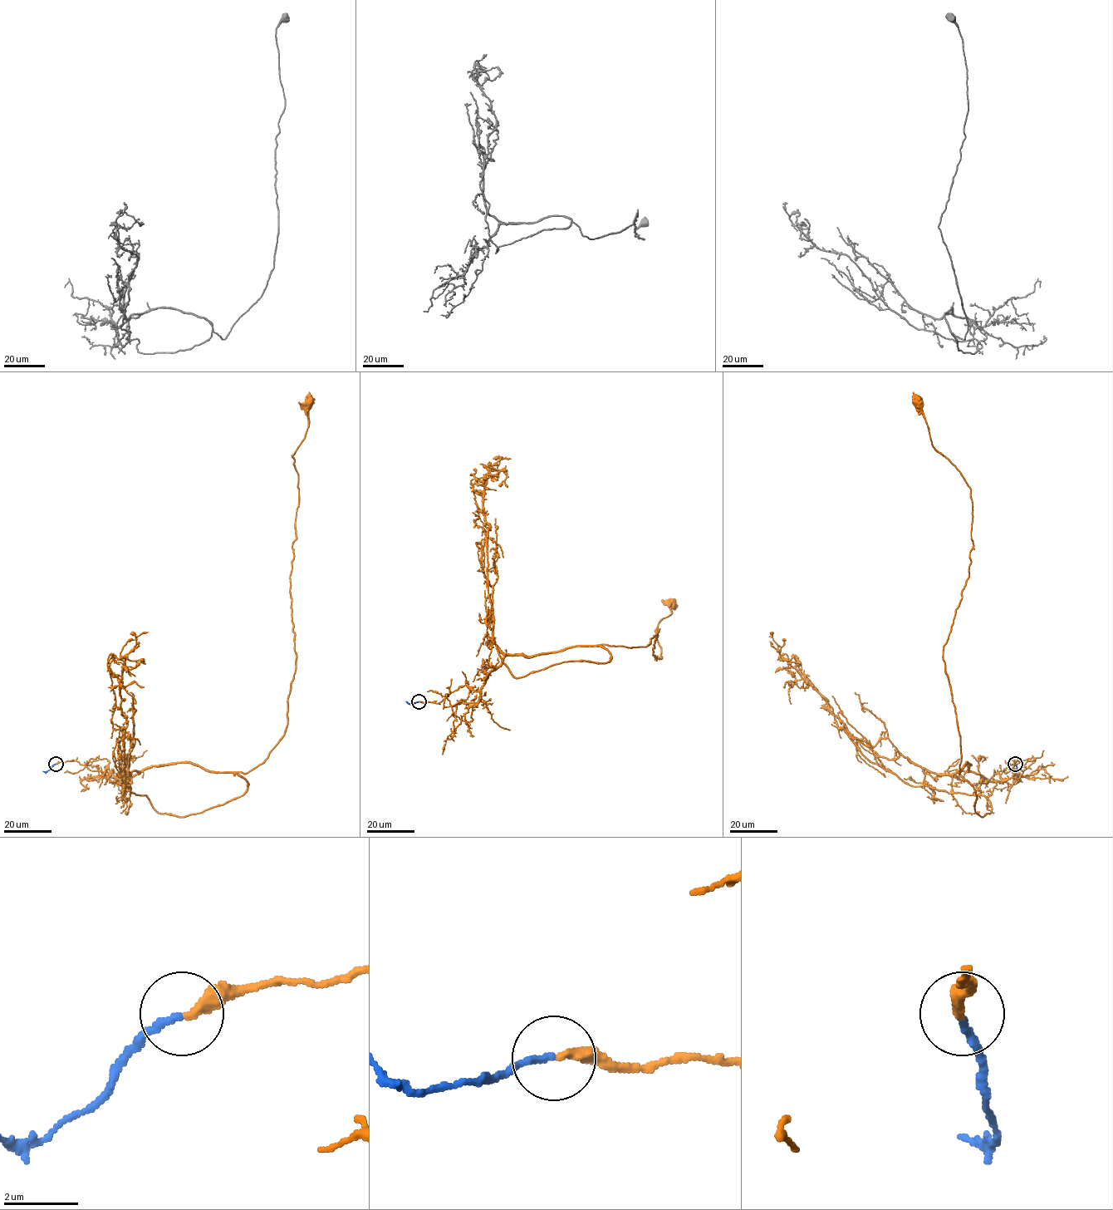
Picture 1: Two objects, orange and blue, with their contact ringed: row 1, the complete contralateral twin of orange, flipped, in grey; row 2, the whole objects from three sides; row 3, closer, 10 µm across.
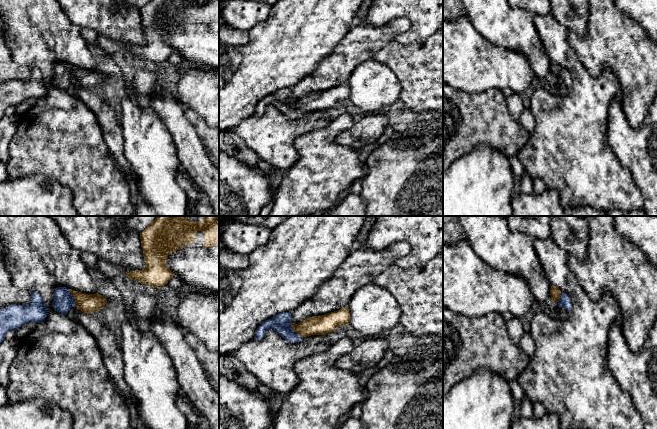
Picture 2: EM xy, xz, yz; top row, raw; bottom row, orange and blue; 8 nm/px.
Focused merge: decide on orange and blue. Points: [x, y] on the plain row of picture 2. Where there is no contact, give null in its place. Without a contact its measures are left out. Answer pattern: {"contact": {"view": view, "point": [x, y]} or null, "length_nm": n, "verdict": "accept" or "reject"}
{"contact": {"view": "xy", "point": [74, 74]}, "length_nm": 160, "verdict": "accept"}

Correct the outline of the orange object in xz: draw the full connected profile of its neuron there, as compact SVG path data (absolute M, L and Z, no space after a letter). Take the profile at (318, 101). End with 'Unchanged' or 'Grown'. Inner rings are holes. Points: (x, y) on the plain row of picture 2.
M348 83L321 92L309 93L298 100L290 101L291 89L283 88L264 97L257 105L254 115L262 116L268 106L274 106L290 119L297 119L303 113L311 111L326 111L339 102L349 100L350 88Z. Grown

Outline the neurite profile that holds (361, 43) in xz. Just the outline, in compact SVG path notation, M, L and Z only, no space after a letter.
M396 18L382 26L356 26L352 27L339 44L317 64L316 68L302 78L291 89L289 101L295 101L314 92L325 91L338 87L347 82L353 70L362 62L374 59L374 55L394 38L407 31L411 23L407 18Z

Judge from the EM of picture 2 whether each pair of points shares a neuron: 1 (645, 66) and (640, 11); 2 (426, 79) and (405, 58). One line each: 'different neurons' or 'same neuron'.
1: different neurons
2: same neuron

